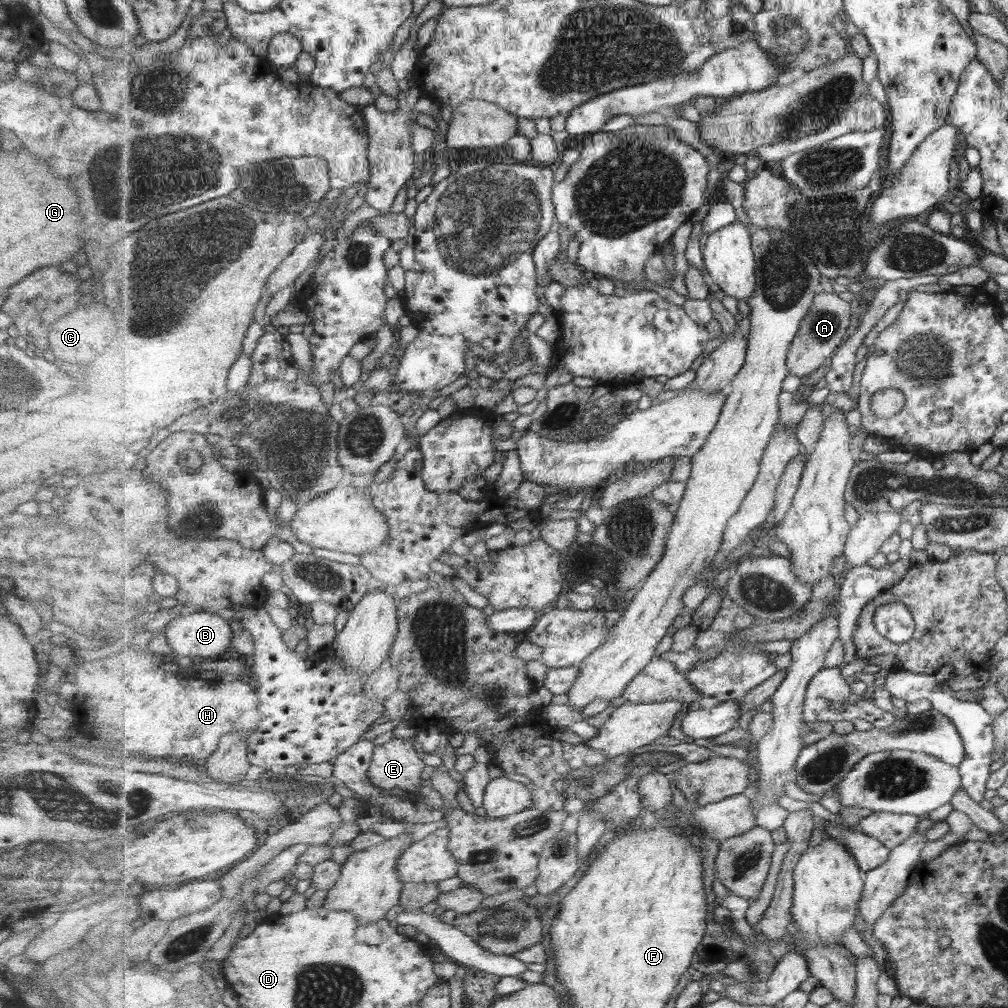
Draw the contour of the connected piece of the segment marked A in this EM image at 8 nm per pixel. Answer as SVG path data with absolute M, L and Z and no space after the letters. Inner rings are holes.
M822 291L817 294L809 314L805 316L801 328L797 332L797 338L793 340L791 348L789 348L788 365L791 375L808 377L811 372L821 368L836 353L836 349L839 349L843 340L847 338L854 306L853 301L847 302L834 292Z

